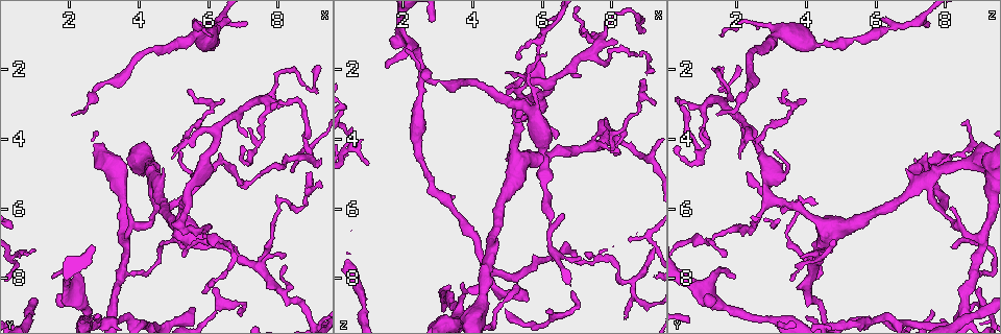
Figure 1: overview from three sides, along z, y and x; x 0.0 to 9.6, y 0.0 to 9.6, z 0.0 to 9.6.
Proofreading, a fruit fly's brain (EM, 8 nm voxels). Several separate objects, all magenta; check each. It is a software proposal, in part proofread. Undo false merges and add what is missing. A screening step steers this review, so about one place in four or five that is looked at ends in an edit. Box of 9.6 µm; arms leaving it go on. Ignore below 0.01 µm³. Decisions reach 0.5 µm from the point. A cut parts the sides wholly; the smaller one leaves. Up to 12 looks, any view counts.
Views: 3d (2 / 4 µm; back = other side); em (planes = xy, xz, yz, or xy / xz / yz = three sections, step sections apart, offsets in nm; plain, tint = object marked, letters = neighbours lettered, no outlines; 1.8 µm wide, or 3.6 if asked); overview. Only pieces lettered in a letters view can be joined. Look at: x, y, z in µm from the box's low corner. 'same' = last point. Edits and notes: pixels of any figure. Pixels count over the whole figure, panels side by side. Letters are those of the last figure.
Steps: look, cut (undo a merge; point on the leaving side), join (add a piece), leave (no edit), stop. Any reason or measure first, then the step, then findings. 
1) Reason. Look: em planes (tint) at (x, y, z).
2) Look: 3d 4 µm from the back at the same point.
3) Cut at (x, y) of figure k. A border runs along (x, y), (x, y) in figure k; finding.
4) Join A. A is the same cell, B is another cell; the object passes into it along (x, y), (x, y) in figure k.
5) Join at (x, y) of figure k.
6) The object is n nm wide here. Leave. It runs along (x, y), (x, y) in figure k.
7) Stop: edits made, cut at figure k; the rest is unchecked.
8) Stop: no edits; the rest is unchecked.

Look: em yz step 4 (tint) at (8.50, 4.50, 8.10).

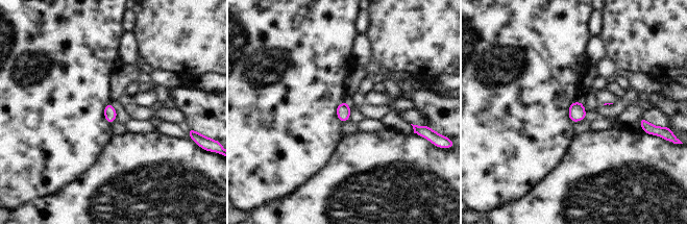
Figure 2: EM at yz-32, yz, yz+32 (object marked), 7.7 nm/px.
Look: em planes (letters) at the same point.

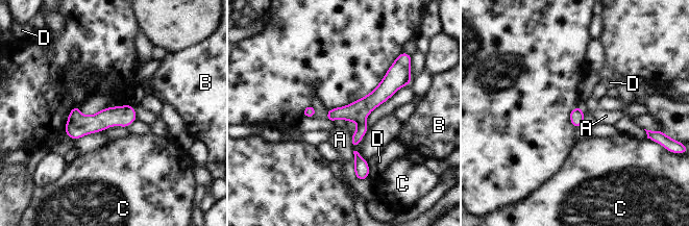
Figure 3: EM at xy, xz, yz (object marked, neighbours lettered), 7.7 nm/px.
The longest contact is with D, 120 nm. Leave. A, B, C and D are other cells; it runs along (397, 81), (358, 111), (329, 117) in figure 3; one cell here.

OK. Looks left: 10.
Sharp bend. Look: em planes (letters) at (4.10, 6.45, 8.30).

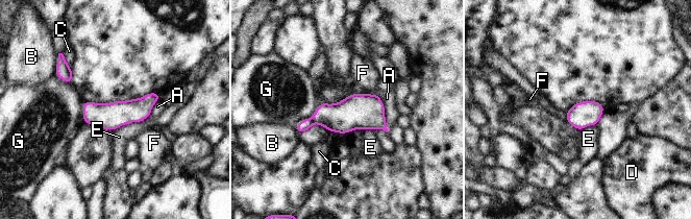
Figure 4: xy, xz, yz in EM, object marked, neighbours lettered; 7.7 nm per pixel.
The object is 190 nm wide here. Cut at (303, 125) of figure 4. A, B, C, D, E, F and G are other cells; two cells meet here.

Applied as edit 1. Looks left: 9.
Look: overview.

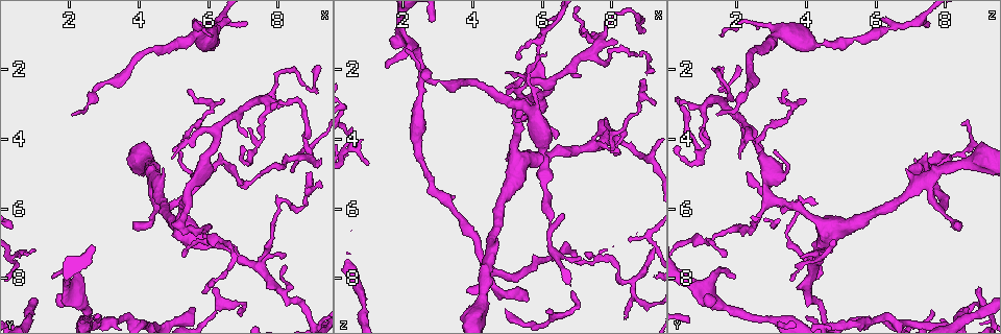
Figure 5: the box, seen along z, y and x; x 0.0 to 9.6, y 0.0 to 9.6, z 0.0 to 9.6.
Long arm stops here. Look: em planes (plain) at (5.50, 8.90, 8.70).

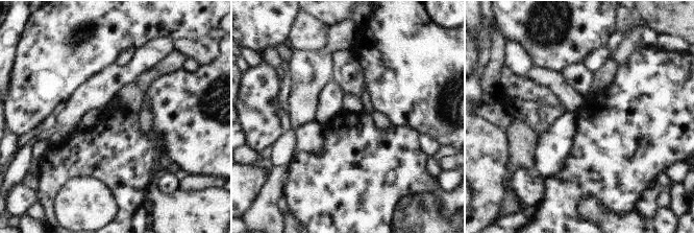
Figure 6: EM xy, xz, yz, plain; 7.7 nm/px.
Look: em planes (letters) at the same point.

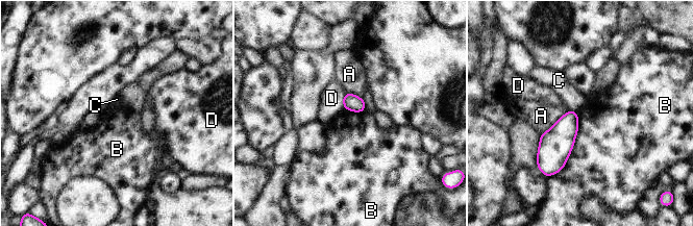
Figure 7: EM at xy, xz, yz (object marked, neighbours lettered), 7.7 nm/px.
The object is 140 nm wide here. Leave. A, B, C and D are other cells; a border runs along (578, 112), (567, 162), (547, 177) in figure 7; none of them fits.

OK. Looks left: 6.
Look: em planes (tint) at (1.00, 7.20, 4.65).

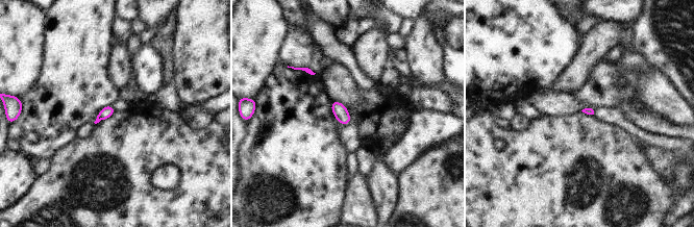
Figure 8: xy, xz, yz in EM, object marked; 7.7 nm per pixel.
Look: em planes (letters) at the same point.

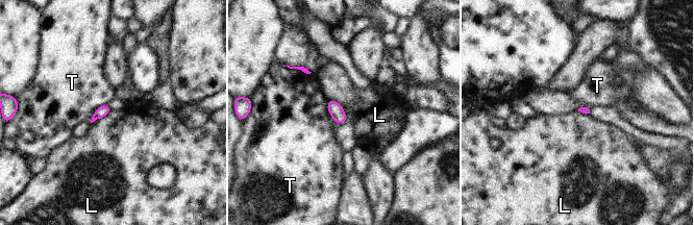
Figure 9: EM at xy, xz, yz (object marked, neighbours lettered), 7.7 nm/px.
Leave. L and T are other cells; a border runs along (110, 109), (92, 123) in figure 9; no lettered piece goes on from it.

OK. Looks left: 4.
Stop: edits made, cut at figure 4; the rest is unchecked.

